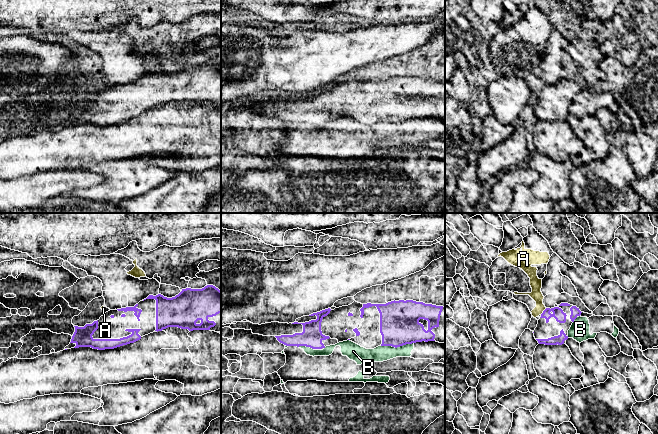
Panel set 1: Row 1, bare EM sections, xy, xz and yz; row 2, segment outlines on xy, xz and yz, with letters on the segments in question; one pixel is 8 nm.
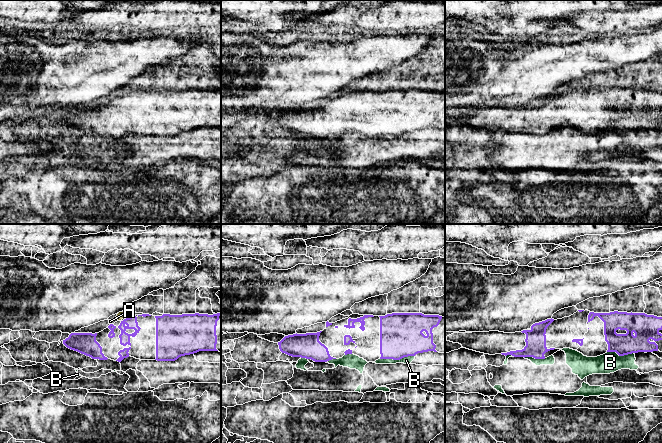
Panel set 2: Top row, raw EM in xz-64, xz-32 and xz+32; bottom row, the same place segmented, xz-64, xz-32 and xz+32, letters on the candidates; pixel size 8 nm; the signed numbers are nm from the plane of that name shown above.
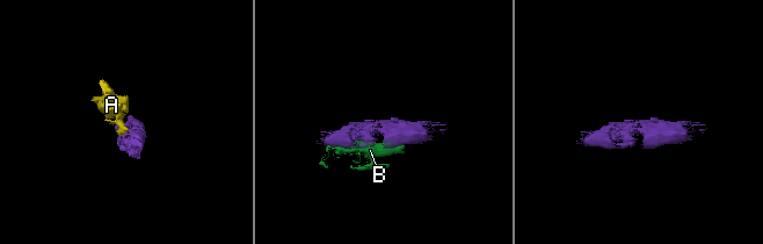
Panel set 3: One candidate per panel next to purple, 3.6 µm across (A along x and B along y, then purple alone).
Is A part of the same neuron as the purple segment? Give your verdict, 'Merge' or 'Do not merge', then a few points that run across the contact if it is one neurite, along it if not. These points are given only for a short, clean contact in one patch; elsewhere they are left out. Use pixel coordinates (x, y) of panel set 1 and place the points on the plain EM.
Do not merge. Line: yz (546, 84), (540, 90)

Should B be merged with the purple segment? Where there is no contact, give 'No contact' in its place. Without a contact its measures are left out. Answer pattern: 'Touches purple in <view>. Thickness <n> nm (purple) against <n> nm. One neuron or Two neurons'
Touches purple in xz. Thickness 320 nm (purple) against 130 nm. Two neurons

